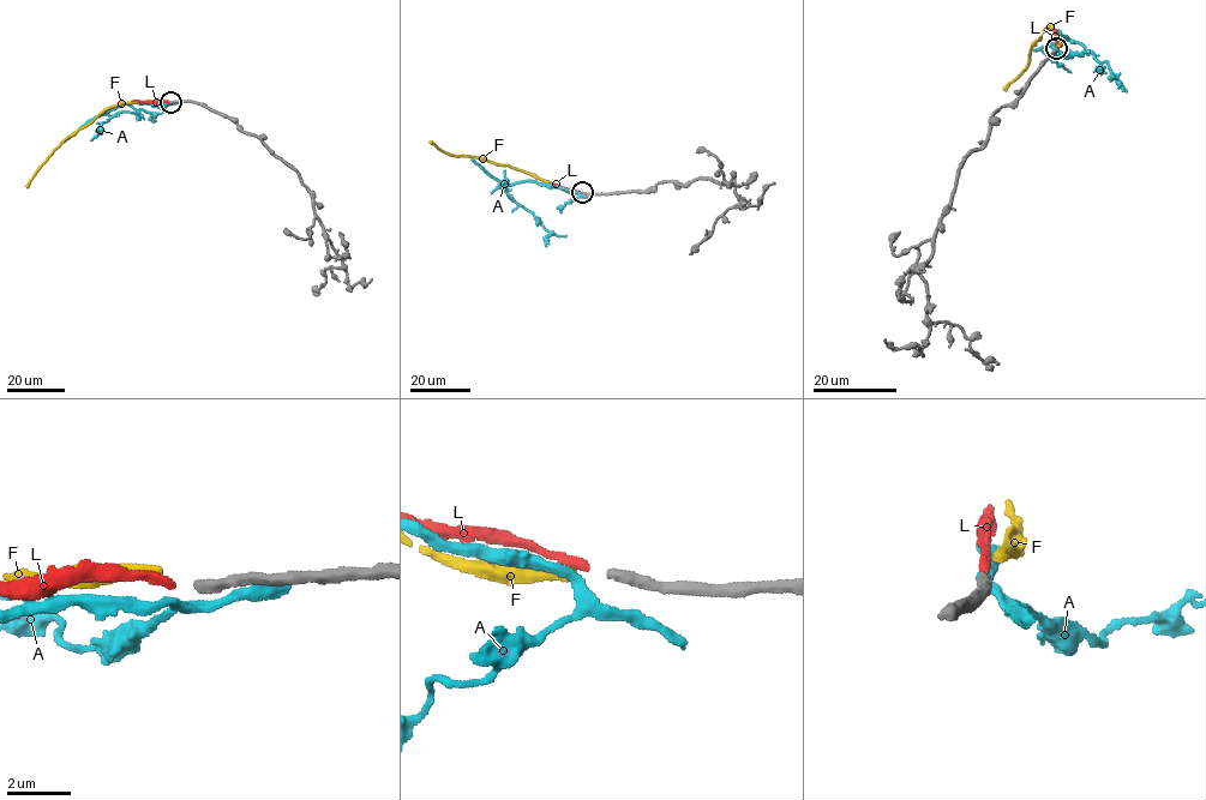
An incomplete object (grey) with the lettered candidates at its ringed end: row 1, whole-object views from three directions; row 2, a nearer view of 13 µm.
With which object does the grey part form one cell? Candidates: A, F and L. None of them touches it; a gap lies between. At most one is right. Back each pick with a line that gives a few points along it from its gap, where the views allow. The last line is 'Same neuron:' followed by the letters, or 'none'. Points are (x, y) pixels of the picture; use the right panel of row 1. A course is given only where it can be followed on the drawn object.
L: it runs (1056, 47), (1055, 30)
Same neuron: L

